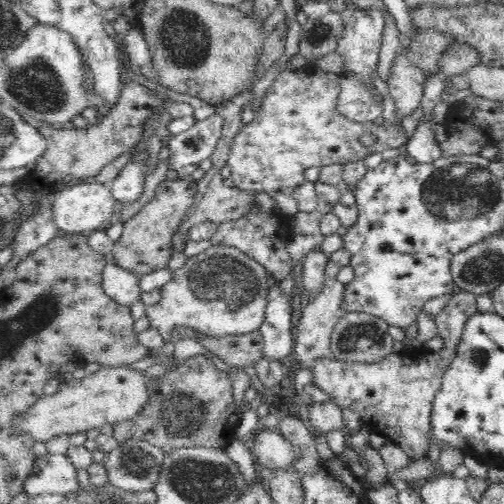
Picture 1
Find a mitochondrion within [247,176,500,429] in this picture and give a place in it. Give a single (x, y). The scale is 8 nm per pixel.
(362, 334)

